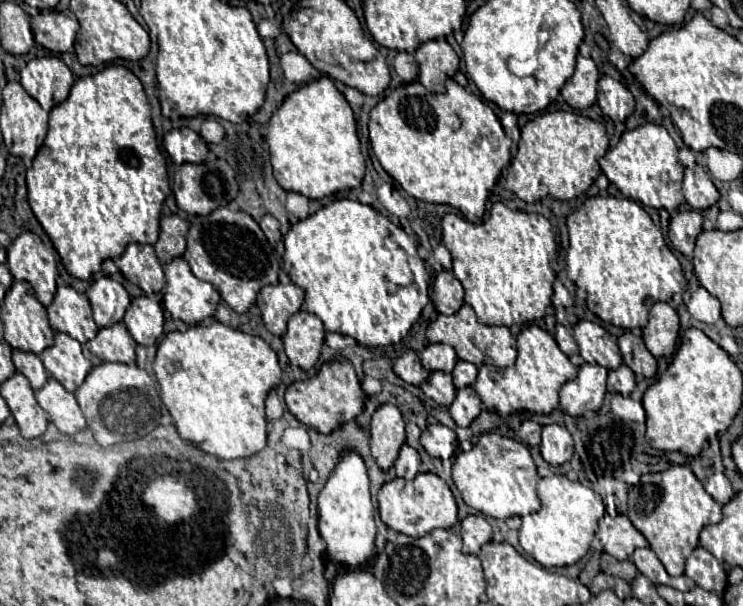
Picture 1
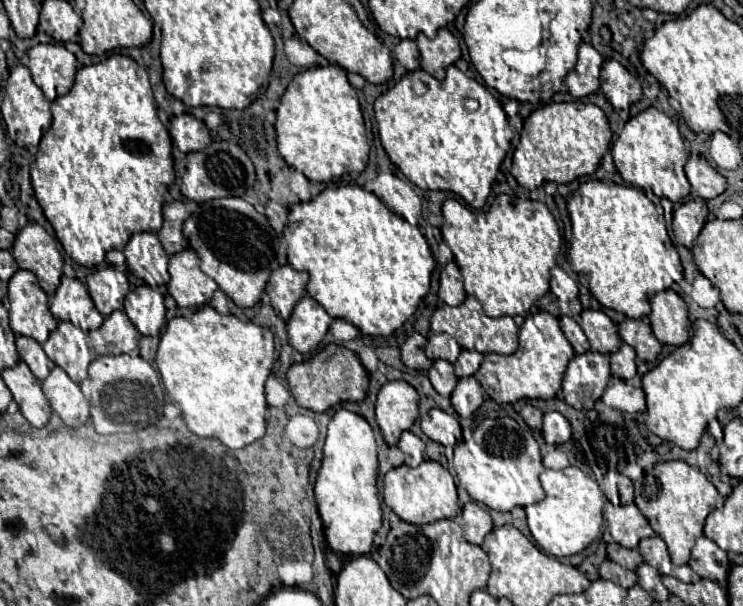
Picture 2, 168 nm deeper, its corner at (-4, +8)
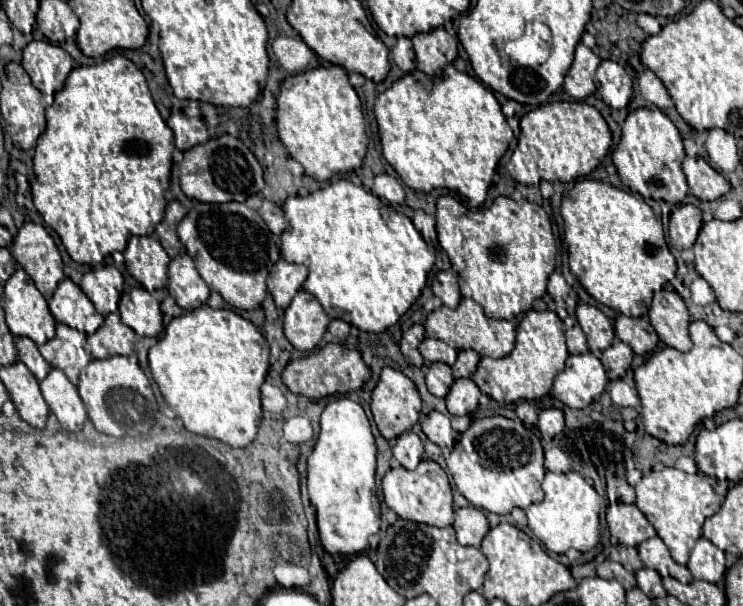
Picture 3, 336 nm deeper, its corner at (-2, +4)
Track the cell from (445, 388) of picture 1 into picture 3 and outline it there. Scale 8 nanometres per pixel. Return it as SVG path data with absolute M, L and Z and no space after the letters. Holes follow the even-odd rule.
M431 364L429 372L427 372L427 388L433 396L443 398L449 388L453 384L453 376L451 376L451 366L447 364Z

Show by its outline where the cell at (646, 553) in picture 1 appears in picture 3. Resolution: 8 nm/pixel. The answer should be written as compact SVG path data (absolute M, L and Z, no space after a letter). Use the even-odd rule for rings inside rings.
M659 536L641 542L641 544L637 546L637 552L639 552L639 558L643 560L643 564L645 564L647 568L653 568L653 570L657 570L657 572L663 574L663 576L673 576L673 578L681 580L683 584L689 584L689 582L693 580L689 568L677 564L677 562L671 558L669 548L665 546L665 542L663 542Z

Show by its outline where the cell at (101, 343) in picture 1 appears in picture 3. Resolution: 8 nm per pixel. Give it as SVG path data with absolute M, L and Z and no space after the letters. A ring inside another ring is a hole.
M109 314L109 316L105 316L103 326L95 334L89 336L87 344L89 344L93 358L109 358L109 356L117 356L117 354L129 356L129 354L135 352L135 332L121 322L119 314Z

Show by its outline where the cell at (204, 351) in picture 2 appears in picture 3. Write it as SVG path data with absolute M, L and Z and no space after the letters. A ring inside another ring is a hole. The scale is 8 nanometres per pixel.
M203 304L193 312L185 312L173 318L165 328L163 338L151 346L149 368L165 402L175 410L189 432L221 440L231 448L245 448L255 440L257 420L261 418L259 390L269 368L269 344L249 320L233 310L213 310L209 304Z

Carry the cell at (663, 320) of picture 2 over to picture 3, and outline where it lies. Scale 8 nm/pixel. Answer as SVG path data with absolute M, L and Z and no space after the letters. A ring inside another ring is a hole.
M661 290L653 296L649 308L649 320L657 336L671 348L687 352L691 348L689 340L689 312L683 298L675 290Z

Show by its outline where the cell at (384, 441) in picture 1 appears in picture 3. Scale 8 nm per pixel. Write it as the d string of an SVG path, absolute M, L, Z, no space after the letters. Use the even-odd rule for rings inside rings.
M385 366L381 370L381 378L379 378L375 390L371 392L371 414L373 414L373 420L379 428L379 432L387 440L401 436L403 432L409 432L421 414L421 398L419 398L419 392L417 392L417 386L413 384L413 380L409 380L403 372Z

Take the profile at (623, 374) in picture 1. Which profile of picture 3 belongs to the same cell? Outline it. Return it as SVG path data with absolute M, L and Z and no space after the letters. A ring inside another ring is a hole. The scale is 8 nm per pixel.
M615 338L613 344L603 350L603 356L601 356L601 362L605 366L609 380L623 378L627 368L631 366L631 358L633 358L633 350L625 342Z

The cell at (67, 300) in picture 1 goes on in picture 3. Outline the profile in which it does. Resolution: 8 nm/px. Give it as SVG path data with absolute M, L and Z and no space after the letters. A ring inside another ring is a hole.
M69 278L57 286L49 302L49 310L57 322L67 324L83 334L93 334L103 324L103 314L95 310L93 302Z

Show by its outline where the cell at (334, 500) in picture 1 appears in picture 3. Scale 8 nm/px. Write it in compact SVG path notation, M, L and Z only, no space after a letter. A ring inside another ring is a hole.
M345 396L325 406L319 424L319 438L307 458L307 490L317 510L319 540L331 555L353 556L367 548L369 536L377 534L381 524L381 501L375 494L375 438L363 408Z

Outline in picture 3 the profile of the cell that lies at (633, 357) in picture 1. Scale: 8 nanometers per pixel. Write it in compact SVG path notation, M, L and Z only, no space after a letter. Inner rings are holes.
M623 314L615 320L615 336L619 336L619 340L629 344L633 352L639 356L649 354L659 342L647 318L629 318Z

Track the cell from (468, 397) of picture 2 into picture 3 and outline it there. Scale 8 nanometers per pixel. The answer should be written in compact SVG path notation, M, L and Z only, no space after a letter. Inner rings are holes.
M459 378L453 382L451 390L447 392L447 410L451 416L465 416L471 414L479 404L481 390L471 378Z

